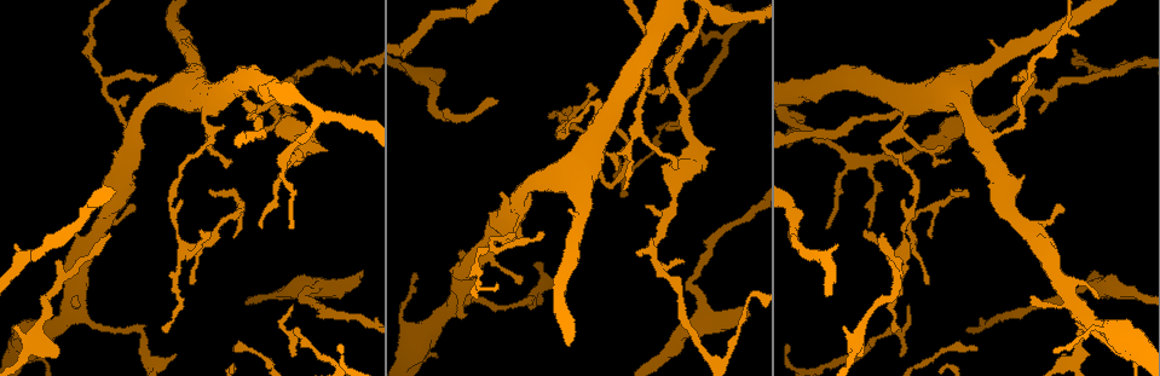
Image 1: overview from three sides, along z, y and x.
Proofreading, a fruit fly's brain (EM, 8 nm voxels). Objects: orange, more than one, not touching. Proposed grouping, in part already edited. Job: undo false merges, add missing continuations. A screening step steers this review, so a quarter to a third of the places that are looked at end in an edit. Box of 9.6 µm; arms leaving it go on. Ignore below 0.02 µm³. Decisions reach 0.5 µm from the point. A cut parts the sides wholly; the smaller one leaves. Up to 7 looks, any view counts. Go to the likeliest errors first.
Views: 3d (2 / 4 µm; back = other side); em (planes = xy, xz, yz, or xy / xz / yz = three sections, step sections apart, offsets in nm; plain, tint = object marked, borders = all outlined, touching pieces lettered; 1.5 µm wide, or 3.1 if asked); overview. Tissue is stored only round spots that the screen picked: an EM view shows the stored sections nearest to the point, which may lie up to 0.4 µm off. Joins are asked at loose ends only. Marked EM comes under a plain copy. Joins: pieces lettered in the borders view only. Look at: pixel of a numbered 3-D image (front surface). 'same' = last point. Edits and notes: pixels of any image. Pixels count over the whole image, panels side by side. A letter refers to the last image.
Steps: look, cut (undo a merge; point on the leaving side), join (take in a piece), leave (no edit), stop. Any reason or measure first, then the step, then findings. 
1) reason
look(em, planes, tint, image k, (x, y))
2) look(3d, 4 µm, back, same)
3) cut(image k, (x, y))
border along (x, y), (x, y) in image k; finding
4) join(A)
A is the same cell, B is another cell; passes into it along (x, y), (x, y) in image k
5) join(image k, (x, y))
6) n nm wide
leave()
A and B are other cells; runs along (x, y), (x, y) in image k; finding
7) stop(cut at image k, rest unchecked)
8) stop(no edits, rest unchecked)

an open end
look(3d, 2 µm, image 1, (750, 315))

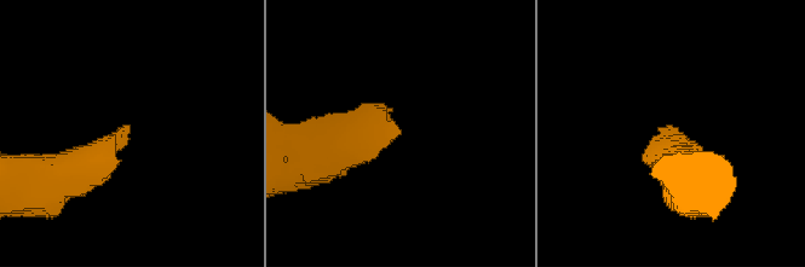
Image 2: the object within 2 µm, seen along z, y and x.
look(em, xz, step 8, borders, image 2, (672, 131))

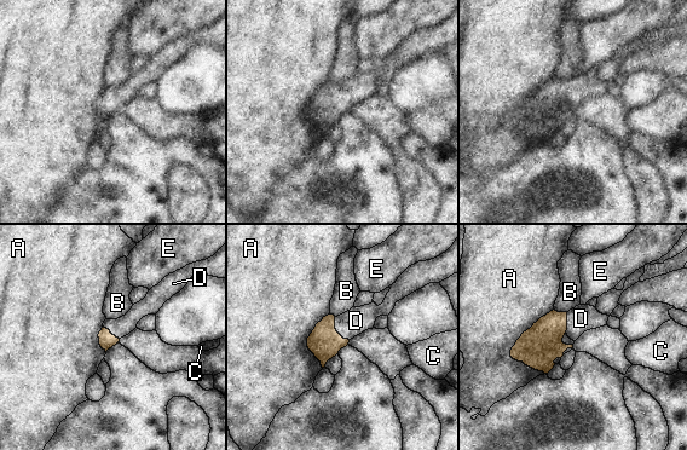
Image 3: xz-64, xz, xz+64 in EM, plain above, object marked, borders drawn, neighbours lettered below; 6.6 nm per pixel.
look(em, planes, borders, same)

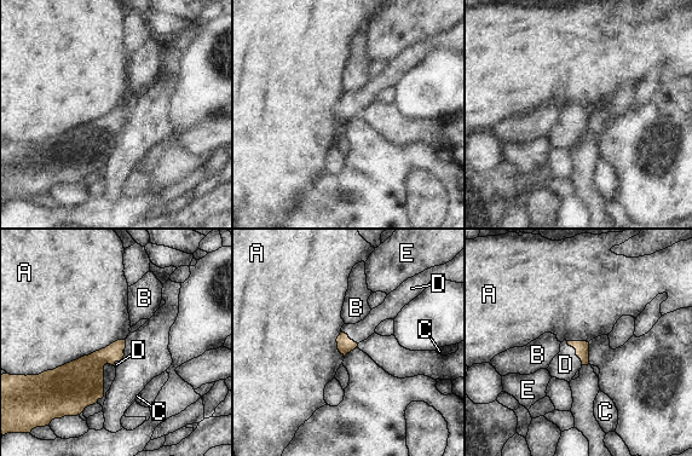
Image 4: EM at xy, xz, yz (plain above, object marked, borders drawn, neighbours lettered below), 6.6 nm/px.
join(D)
D is the same cell, A, B, C and E are other cells; passes into it along (582, 347), (576, 352), (565, 364) in image 4; it goes on there

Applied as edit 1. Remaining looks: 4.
see it whole again
look(overview)

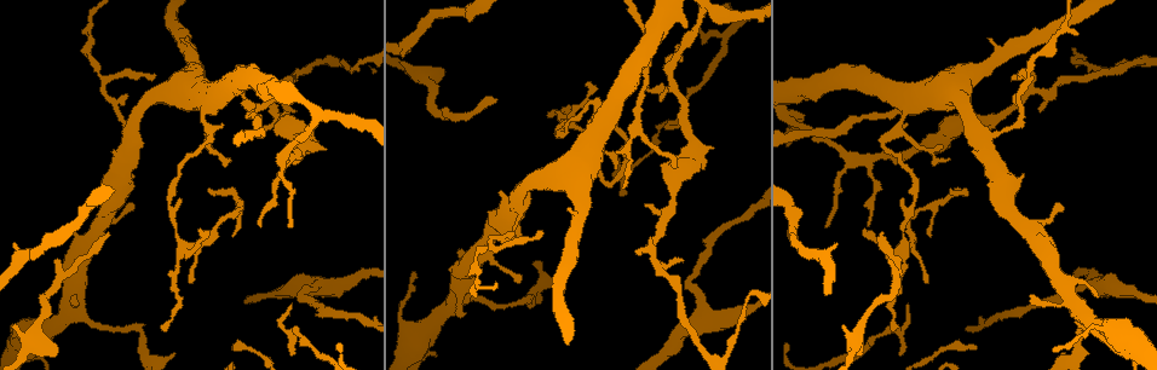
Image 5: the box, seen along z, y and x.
look(em, xy, step 4, borders, image 5, (493, 100))

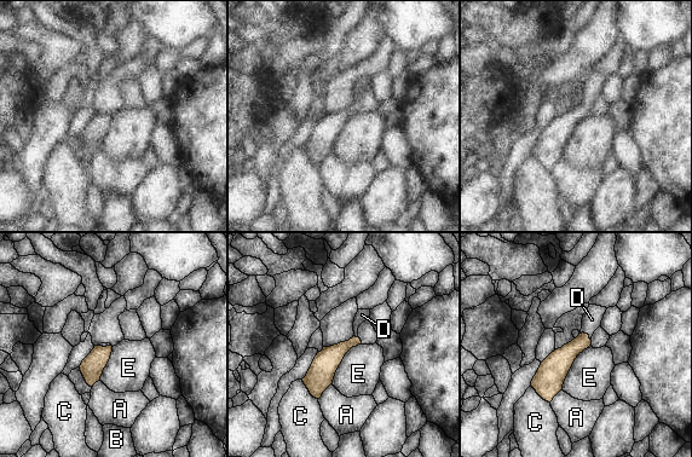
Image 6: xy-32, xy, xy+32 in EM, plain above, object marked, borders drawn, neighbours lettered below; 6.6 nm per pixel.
cut it another way
look(em, planes, borders, same)

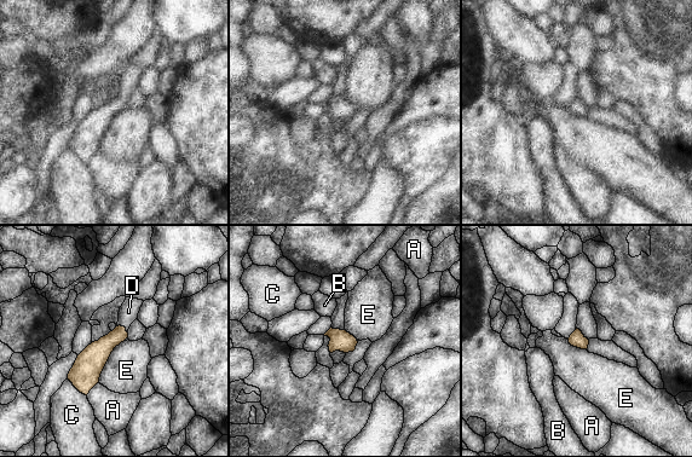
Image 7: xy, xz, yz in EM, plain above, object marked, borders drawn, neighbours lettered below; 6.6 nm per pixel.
E touches over 320 nm
join(D)
D is the same cell, A, B, C and E are other cells; passes into it along (97, 353), (124, 327), (128, 312) in image 7; the neuron continues

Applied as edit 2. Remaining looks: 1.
an open end
look(em, planes, borders, image 5, (908, 305))

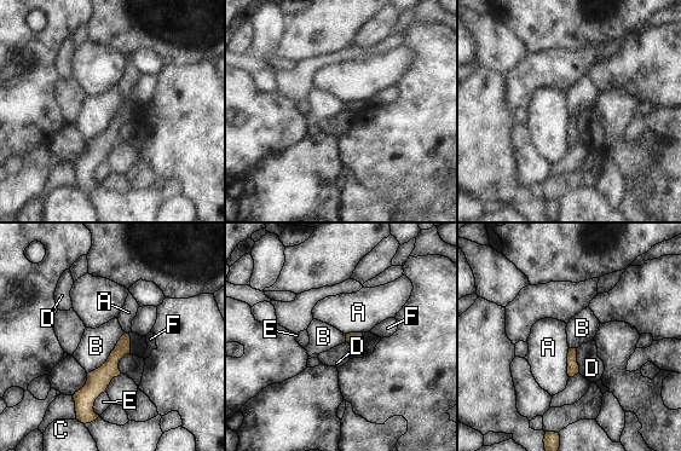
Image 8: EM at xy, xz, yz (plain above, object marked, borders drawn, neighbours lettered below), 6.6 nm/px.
leave()
A, B, C, D, E and F are other cells; border along (125, 333), (108, 358), (87, 374) in image 8; no lettered piece goes on from it

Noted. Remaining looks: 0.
stop(join at image 4, join at image 7, rest unchecked)

